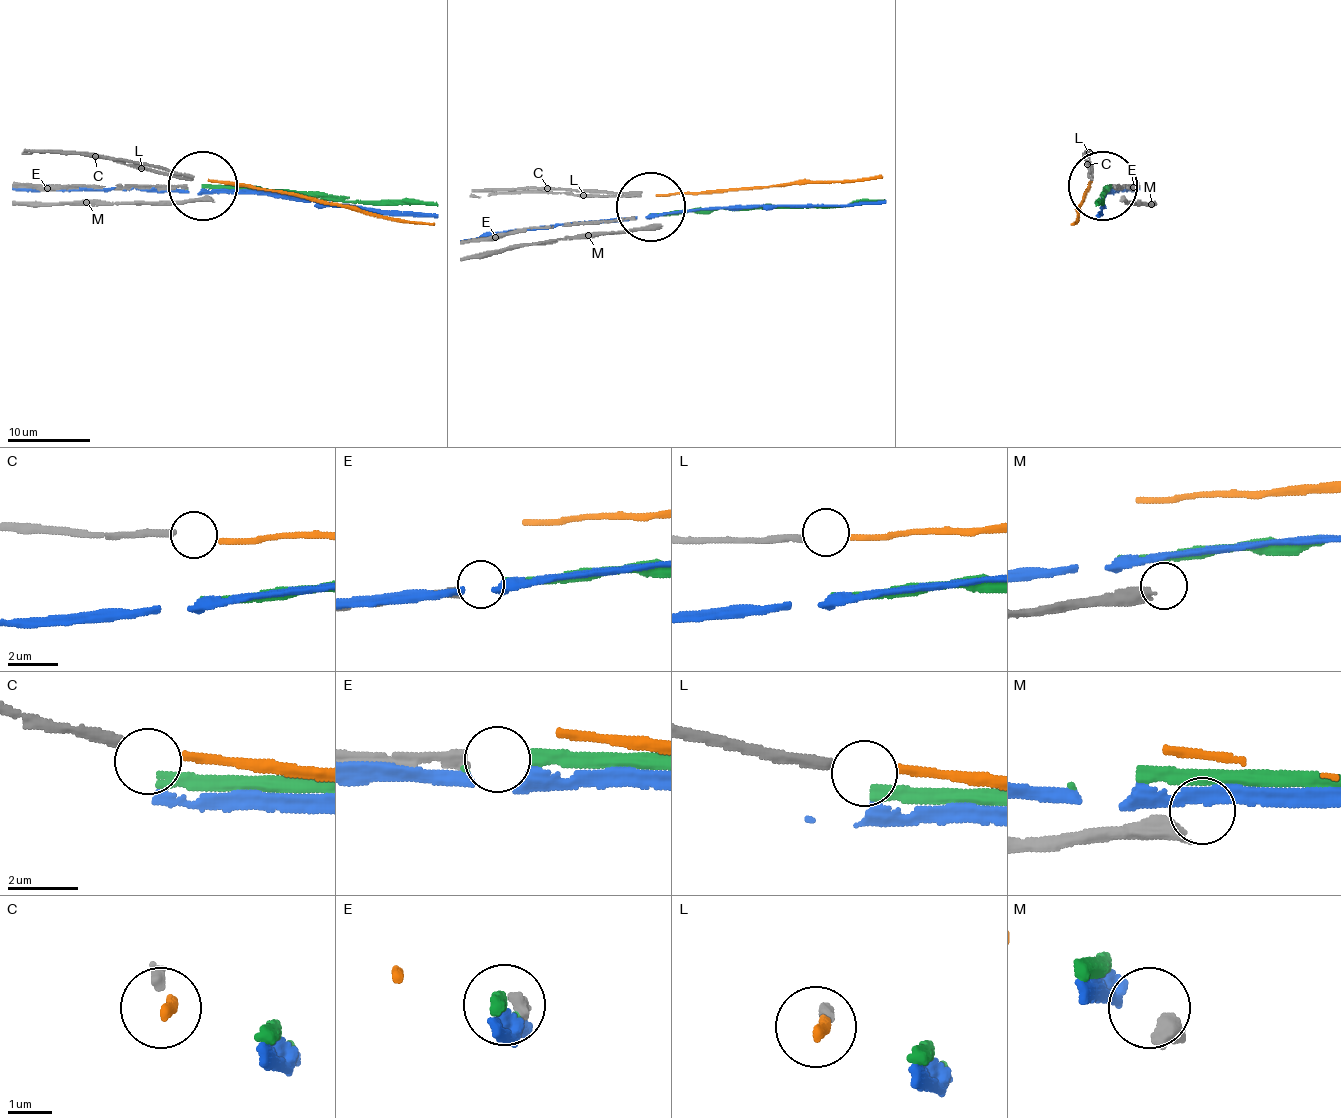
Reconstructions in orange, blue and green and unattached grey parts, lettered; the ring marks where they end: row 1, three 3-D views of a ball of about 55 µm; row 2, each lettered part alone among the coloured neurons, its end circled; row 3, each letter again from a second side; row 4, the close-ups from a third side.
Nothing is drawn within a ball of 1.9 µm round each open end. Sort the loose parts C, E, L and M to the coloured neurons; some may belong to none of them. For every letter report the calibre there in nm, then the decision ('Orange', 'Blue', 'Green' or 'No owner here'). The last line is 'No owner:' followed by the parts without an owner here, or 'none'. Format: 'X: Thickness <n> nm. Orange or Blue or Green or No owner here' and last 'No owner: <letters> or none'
C: Thickness 300 nm. No owner here
E: Thickness 320 nm. Green
L: Thickness 300 nm. Orange
M: Thickness 550 nm. No owner here
No owner: C, M

